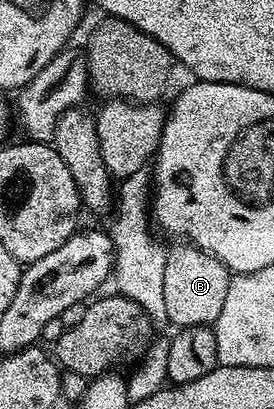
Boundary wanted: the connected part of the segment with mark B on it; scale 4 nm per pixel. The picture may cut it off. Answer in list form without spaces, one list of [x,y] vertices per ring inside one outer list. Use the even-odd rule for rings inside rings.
[[[184,241],[176,246],[180,247],[171,248],[165,257],[163,296],[166,297],[168,322],[176,329],[214,325],[218,313],[222,313],[226,289],[230,289],[232,275],[228,266],[191,242]]]

